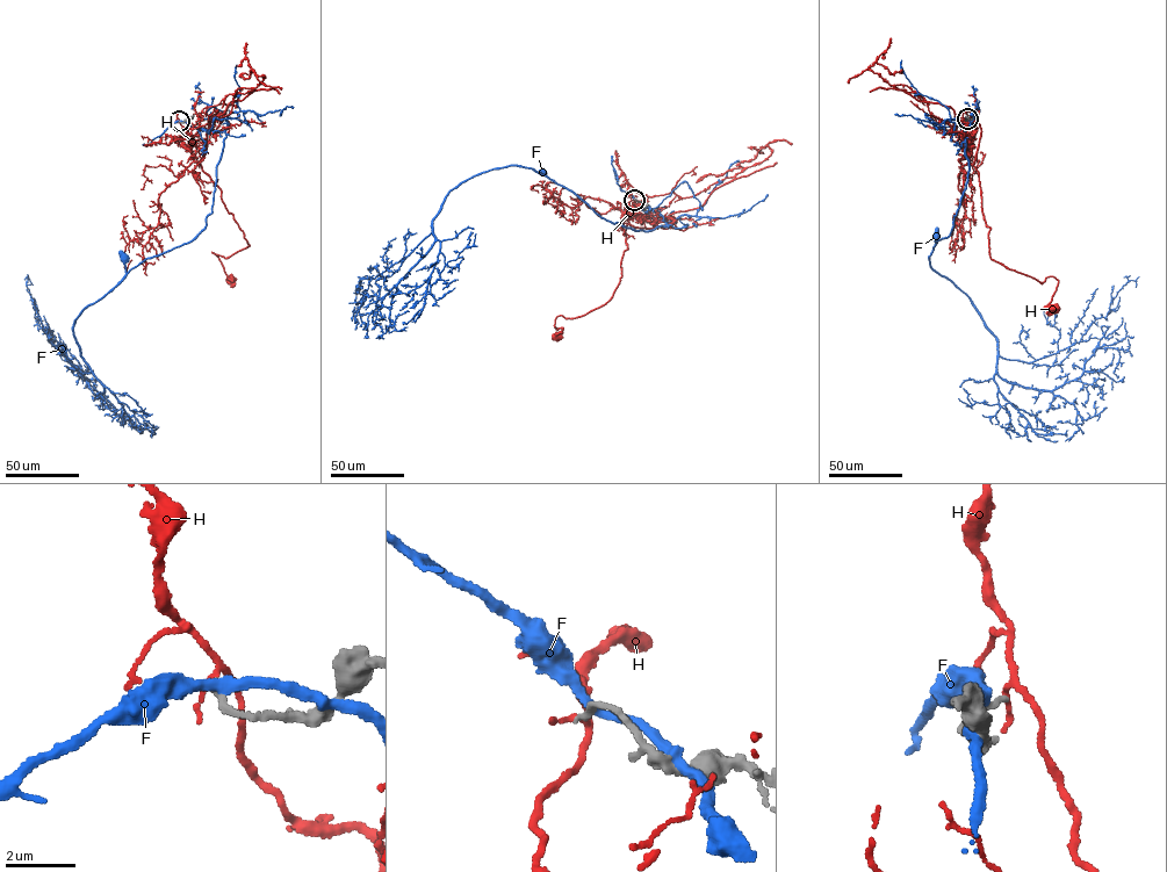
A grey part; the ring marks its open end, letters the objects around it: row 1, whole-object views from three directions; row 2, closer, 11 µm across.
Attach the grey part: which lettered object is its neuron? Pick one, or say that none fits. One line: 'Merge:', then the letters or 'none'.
Merge: none

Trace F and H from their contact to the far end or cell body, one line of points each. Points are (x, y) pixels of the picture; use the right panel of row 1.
F: (966, 119), (960, 134), (965, 141), (969, 168), (966, 188), (951, 231), (937, 240), (933, 251), (936, 236)
H: (967, 119), (969, 160), (978, 172), (989, 254), (1042, 283), (1054, 278), (1056, 290), (1044, 308), (1053, 309)

